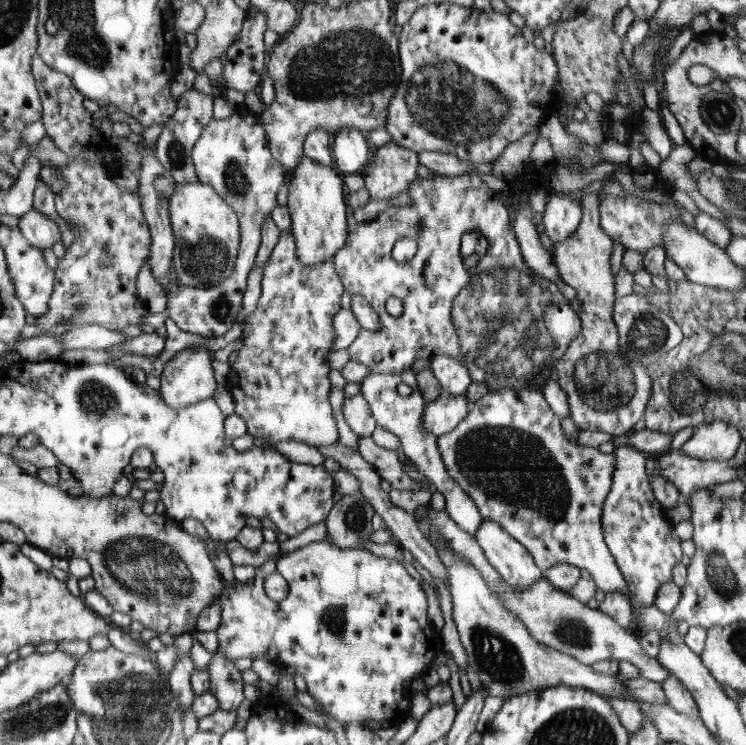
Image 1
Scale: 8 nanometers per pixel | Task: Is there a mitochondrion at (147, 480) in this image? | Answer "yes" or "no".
no

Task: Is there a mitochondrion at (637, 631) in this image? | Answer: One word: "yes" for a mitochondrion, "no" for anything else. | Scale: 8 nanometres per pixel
no

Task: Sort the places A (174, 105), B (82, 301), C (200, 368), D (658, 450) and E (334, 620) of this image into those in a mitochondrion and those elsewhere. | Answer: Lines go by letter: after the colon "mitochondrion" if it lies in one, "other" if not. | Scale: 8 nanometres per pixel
A: other
B: mitochondrion
C: other
D: other
E: mitochondrion

